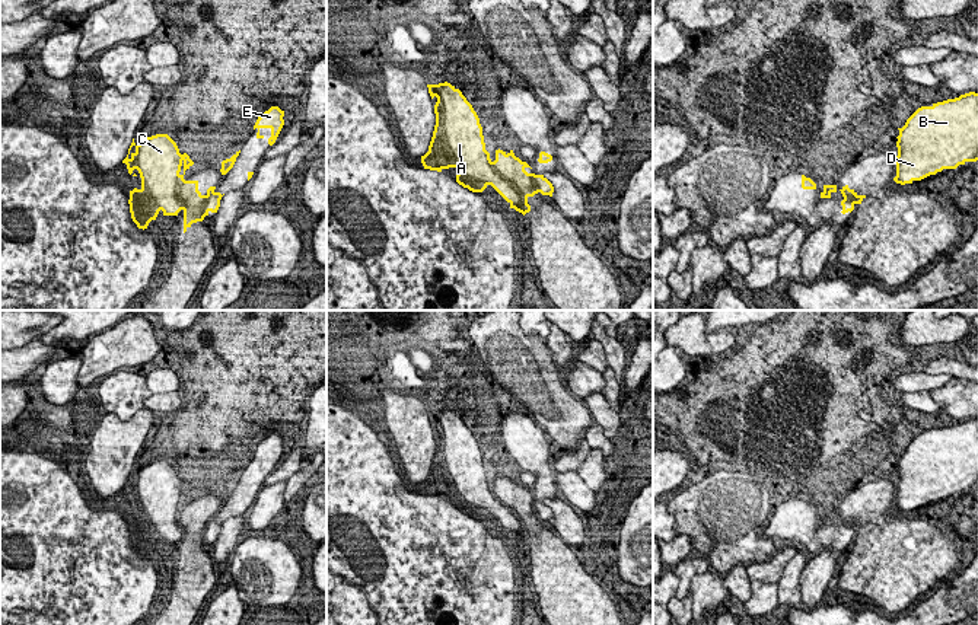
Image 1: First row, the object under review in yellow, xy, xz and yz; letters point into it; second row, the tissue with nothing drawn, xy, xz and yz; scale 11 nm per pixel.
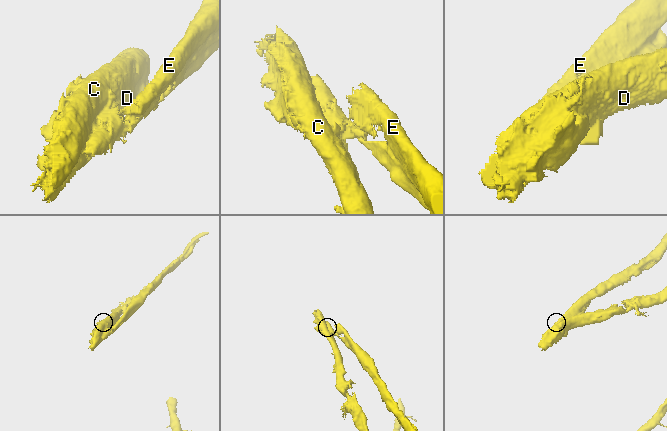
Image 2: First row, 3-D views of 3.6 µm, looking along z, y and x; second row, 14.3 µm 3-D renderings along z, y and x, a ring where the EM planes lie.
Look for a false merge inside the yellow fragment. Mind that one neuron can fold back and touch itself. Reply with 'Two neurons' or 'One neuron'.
Two neurons

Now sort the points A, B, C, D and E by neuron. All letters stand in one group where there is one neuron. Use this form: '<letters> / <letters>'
A B C D / E

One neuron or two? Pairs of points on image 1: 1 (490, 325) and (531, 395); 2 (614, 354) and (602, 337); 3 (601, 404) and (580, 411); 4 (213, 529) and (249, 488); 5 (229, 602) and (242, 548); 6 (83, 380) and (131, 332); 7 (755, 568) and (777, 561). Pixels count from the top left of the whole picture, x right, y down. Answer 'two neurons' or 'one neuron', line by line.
1: one neuron
2: one neuron
3: two neurons
4: one neuron
5: two neurons
6: one neuron
7: one neuron

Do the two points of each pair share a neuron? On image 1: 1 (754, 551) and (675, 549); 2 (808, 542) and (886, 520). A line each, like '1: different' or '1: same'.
1: different
2: different

